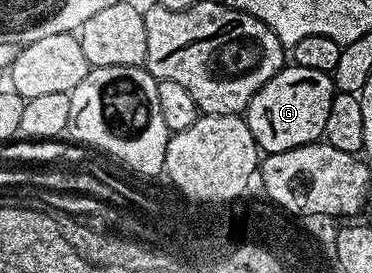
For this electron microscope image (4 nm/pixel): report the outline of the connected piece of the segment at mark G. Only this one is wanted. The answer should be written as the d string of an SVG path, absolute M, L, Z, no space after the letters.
M288 63L249 102L245 119L253 138L264 153L293 150L297 146L314 144L323 136L329 118L329 106L336 94L330 71Z

